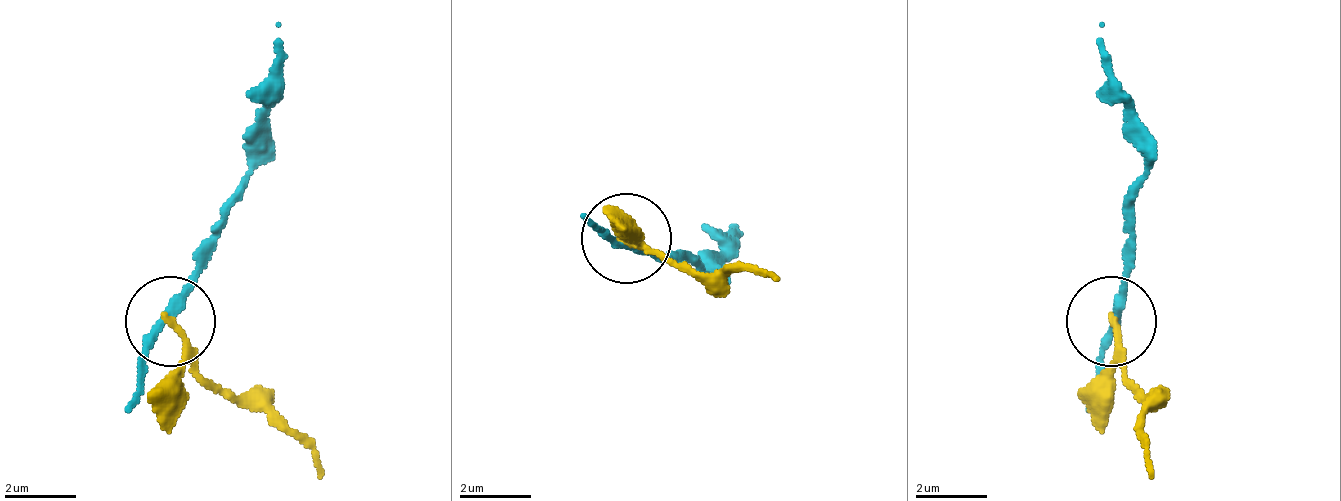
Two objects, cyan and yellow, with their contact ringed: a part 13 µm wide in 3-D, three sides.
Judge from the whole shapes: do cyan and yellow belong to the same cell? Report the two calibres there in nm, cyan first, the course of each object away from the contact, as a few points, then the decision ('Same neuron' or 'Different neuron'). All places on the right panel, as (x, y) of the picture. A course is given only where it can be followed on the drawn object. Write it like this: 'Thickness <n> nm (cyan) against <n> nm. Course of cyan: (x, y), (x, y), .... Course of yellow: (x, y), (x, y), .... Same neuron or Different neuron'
Thickness 240 nm (cyan) against 190 nm. Course of cyan: (1113, 315), (1122, 207), (1149, 180), (1149, 144), (1113, 81), (1104, 27). Course of yellow: (1113, 324), (1113, 360), (1149, 396), (1149, 477). Different neuron

